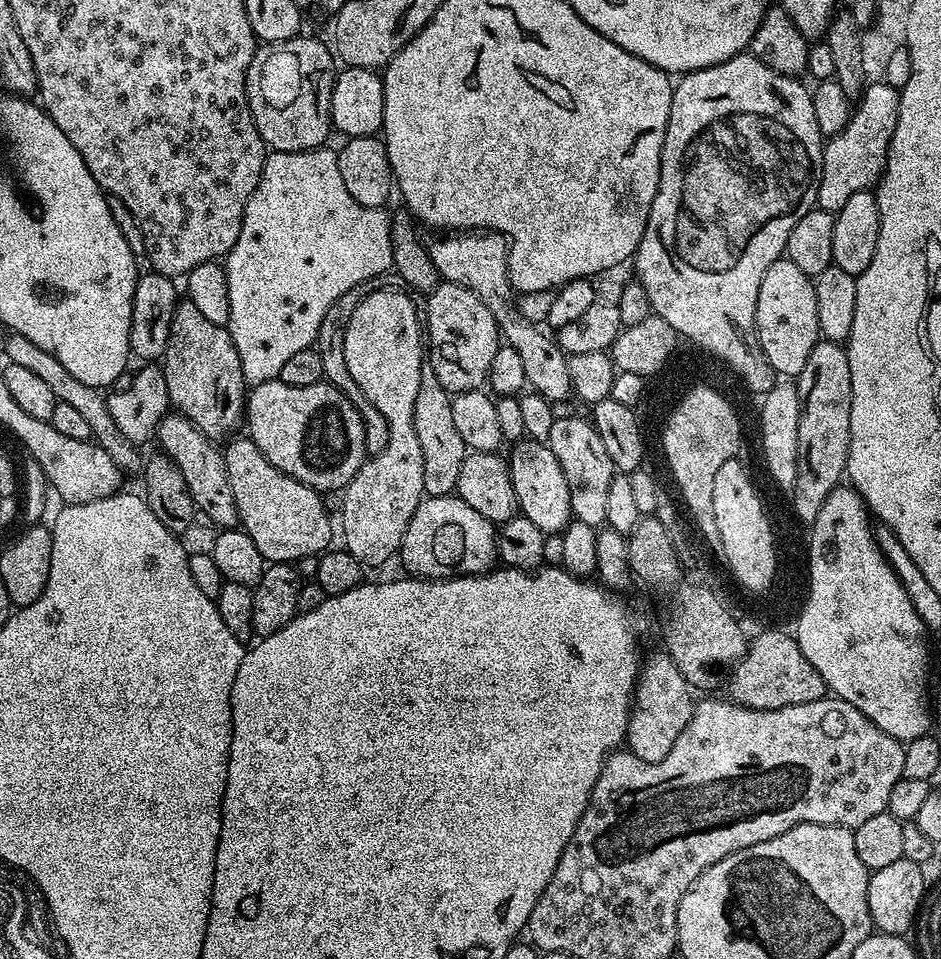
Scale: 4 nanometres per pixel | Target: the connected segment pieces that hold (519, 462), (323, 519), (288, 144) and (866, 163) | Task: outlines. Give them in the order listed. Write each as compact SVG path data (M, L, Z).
M522 439L511 445L512 456L507 457L510 466L510 482L514 482L516 507L519 515L530 518L538 530L545 534L560 534L574 517L570 506L570 486L566 486L566 474L558 466L558 458L542 440Z
M251 438L236 439L229 439L228 448L223 449L226 474L230 474L230 490L234 490L238 506L239 527L250 534L258 554L273 564L292 564L307 556L320 556L331 545L332 524L334 528L333 517L328 517L324 505L325 497L270 466Z
M297 34L277 44L261 43L246 74L250 114L265 145L274 152L305 152L321 147L333 131L332 91L338 71L333 49L312 36Z
M872 82L855 101L852 116L838 134L827 137L822 158L822 174L818 182L816 203L819 208L835 214L846 206L854 194L875 189L888 161L894 126L898 126L900 93L885 82Z

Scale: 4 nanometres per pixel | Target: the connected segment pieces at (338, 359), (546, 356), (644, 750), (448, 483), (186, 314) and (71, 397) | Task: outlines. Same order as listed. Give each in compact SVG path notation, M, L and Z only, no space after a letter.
M389 270L380 276L375 276L358 286L354 286L354 290L346 290L346 294L342 294L342 298L338 298L338 302L334 302L334 306L330 306L330 310L326 310L326 318L322 318L322 326L318 326L318 334L316 335L316 343L314 345L318 358L322 358L324 380L347 394L350 402L358 410L358 414L362 418L364 423L364 451L368 456L378 455L386 446L388 441L388 423L386 418L382 418L382 414L378 414L378 410L374 410L374 406L370 406L370 402L362 394L362 390L358 390L357 383L350 378L350 370L346 370L344 339L346 338L346 326L350 322L350 314L354 314L354 310L358 310L358 302L362 302L362 298L374 294L375 291L411 293L412 287L410 282L406 282L406 278L402 278L395 270Z
M460 230L455 234L441 236L444 236L441 240L431 241L428 244L430 262L434 262L434 270L438 270L441 281L462 286L466 290L470 290L470 294L482 298L483 304L494 315L495 322L500 327L501 337L510 347L518 350L518 354L521 355L522 363L526 369L526 378L528 379L527 387L531 391L537 392L542 398L553 402L571 401L574 393L570 378L570 366L568 365L569 357L553 337L551 340L547 336L549 333L543 327L527 321L517 308L516 292L508 278L508 253L510 248L507 239L501 233L491 230Z
M659 650L645 659L640 666L640 677L636 679L636 691L632 715L628 718L627 751L634 753L642 762L662 762L670 754L678 734L686 730L694 707L693 689L682 678L678 666L668 657L667 651Z
M430 366L422 370L422 386L418 390L418 402L414 408L414 426L418 442L422 445L425 493L428 496L453 495L458 482L458 470L462 470L466 449L458 429L454 426L452 396L442 386L442 382L438 382L438 374L434 374Z
M190 298L181 299L176 305L162 367L169 405L179 415L190 418L202 434L220 442L231 437L239 424L241 427L246 416L246 381L238 350L227 327L210 322Z
M12 332L9 337L8 345L4 348L5 354L8 355L7 363L26 366L26 370L34 370L34 374L38 374L38 378L43 378L49 384L50 390L54 390L59 403L75 406L86 417L86 422L90 422L92 427L92 440L100 444L102 450L106 450L106 454L110 454L110 458L114 458L121 473L139 473L142 468L141 449L137 445L131 444L126 438L126 434L122 434L122 430L118 430L114 418L110 418L105 393L94 386L86 386L86 382L78 382L78 378L74 378L74 374L70 374L70 370L66 370L66 366L62 366L62 362L58 362L58 358L54 358L54 354L46 354L46 350L42 350L42 346L34 346L34 342L30 342L30 338L22 338L22 334L17 332Z

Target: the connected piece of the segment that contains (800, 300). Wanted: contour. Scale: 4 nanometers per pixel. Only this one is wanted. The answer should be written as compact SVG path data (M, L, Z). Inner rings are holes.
M787 258L774 261L770 270L766 270L766 278L762 278L762 286L758 286L756 333L770 366L784 378L800 375L802 366L806 366L806 358L810 358L810 350L814 350L814 346L822 339L818 326L818 298L814 298L813 277L802 274L802 270L798 270L798 266L794 266L794 262Z

